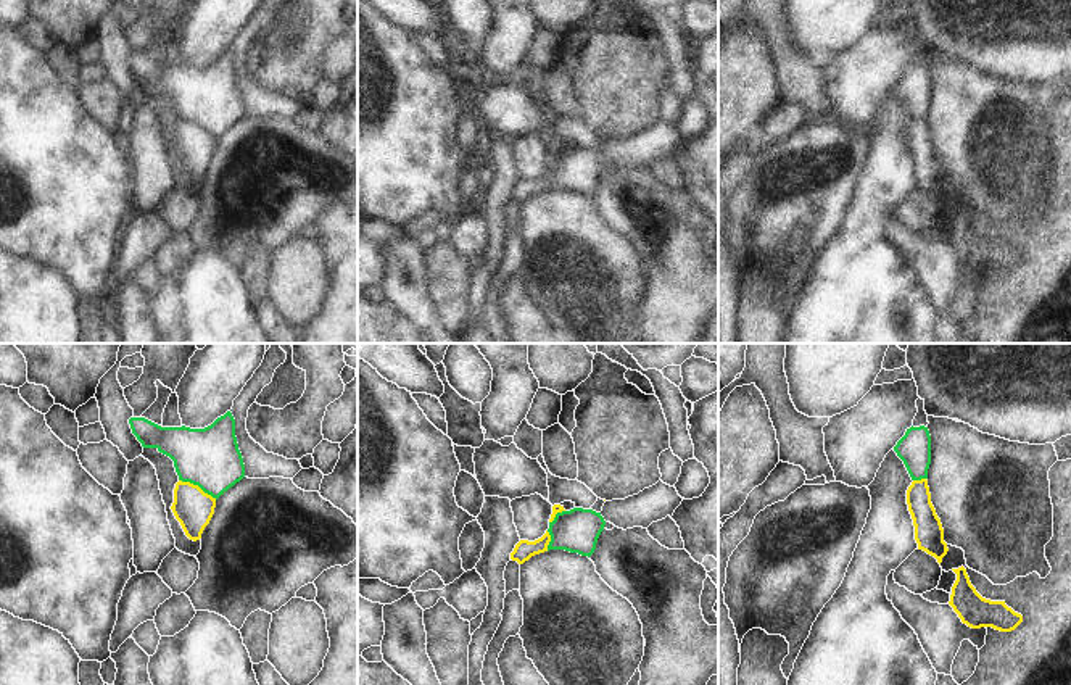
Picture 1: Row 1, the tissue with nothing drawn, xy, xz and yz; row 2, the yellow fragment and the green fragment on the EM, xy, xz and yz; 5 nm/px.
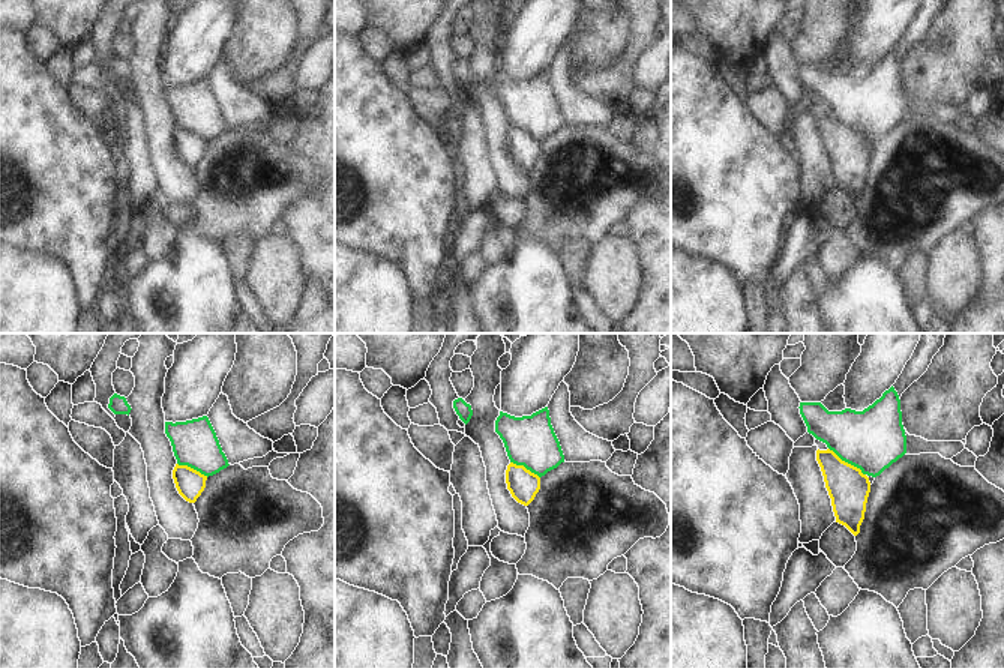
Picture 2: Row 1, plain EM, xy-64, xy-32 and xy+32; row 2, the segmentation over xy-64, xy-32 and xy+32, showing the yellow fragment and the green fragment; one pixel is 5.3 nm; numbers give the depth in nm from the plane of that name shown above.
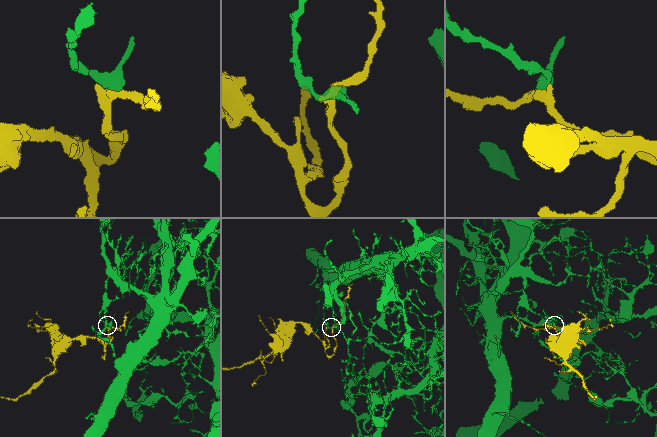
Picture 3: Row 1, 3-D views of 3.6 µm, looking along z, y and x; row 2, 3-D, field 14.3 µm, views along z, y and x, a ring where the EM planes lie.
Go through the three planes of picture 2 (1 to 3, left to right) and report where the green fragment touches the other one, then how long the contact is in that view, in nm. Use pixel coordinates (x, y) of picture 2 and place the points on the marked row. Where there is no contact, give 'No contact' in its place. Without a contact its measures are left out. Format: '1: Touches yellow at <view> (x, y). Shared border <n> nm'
1: Touches yellow at xy-64 (192, 469). Shared border 180 nm
2: Touches yellow at xy-32 (524, 467). Shared border 180 nm
3: Touches yellow at xy+32 (847, 463). Shared border 240 nm

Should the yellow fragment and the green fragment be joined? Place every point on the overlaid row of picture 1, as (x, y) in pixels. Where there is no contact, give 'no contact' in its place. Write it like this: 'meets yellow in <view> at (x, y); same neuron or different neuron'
meets yellow in xy at (197, 485); different neuron

